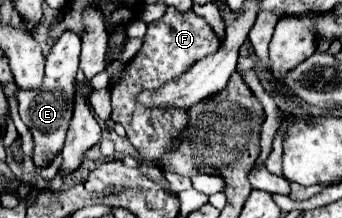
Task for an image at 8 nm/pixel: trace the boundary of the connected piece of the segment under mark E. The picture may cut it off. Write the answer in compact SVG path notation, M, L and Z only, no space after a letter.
M64 32L52 46L48 58L46 58L46 76L44 84L38 90L20 90L18 92L18 108L20 118L24 124L32 130L34 136L34 164L36 166L48 166L56 152L62 150L68 122L72 118L74 108L74 80L78 72L78 54L80 54L80 36L76 32Z

